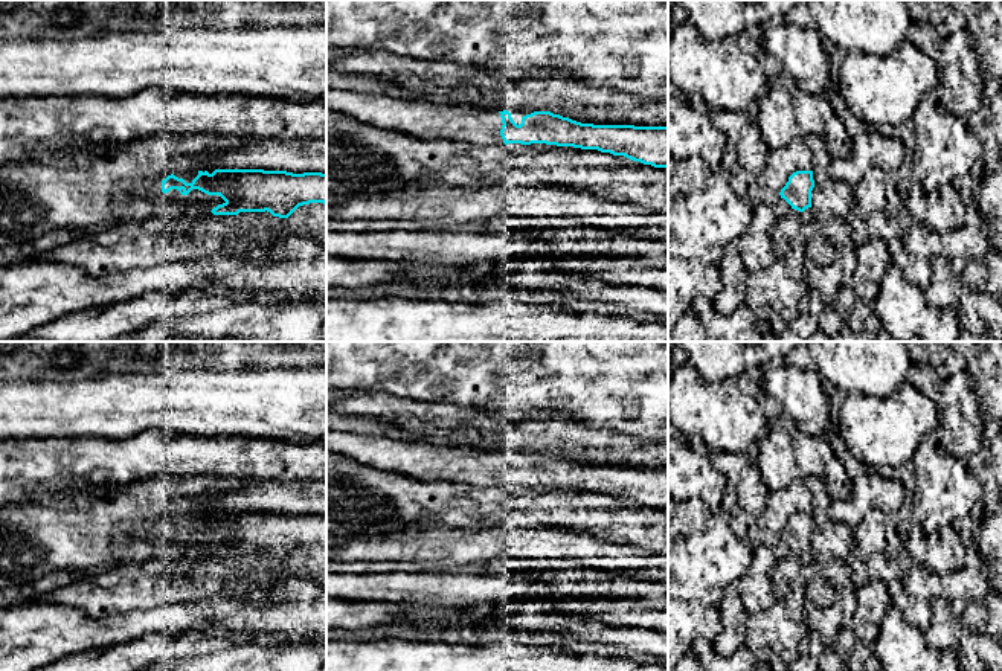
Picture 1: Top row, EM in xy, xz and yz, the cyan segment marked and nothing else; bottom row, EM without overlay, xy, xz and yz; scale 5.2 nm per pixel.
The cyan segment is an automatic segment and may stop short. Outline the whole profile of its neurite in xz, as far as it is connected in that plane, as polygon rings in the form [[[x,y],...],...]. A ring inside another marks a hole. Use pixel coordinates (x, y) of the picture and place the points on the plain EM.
[[[326,430],[326,451],[421,480],[573,488],[668,509],[668,468],[593,467],[529,450],[512,454],[488,453],[448,444],[407,442],[332,430]]]

